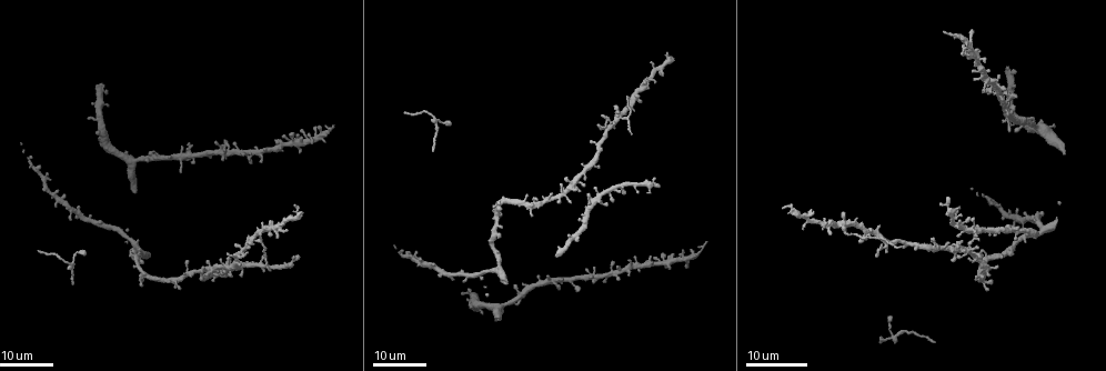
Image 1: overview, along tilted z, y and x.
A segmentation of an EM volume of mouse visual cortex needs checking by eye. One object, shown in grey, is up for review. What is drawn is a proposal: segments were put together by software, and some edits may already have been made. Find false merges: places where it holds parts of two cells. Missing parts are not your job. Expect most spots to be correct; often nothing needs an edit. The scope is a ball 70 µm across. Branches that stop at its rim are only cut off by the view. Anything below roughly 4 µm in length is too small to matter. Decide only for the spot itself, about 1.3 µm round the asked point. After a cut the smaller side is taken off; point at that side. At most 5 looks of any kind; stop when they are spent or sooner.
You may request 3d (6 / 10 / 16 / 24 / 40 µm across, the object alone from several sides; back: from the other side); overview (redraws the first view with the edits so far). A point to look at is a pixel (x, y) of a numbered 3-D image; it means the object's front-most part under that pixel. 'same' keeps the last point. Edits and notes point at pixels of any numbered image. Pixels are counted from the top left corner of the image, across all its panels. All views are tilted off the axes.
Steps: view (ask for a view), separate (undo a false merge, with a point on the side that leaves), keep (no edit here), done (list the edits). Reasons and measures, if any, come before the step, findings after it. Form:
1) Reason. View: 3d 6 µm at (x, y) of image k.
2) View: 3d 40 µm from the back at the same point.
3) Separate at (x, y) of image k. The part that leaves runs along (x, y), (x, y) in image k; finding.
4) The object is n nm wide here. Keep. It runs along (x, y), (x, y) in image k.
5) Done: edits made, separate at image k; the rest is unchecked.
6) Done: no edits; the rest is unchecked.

Four or more arms meet. View: 3d 16 µm at (576, 182) of image 1.

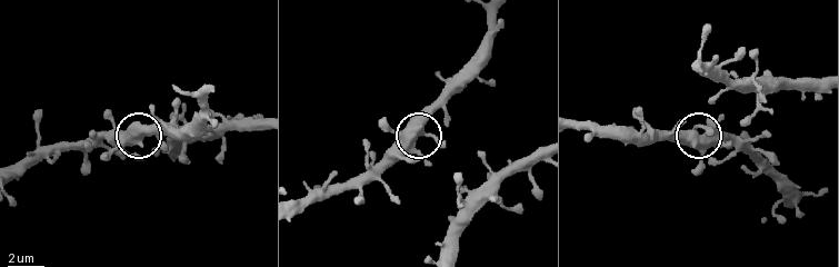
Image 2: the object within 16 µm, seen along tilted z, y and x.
View: 3d 10 µm at (690, 139) of image 2.

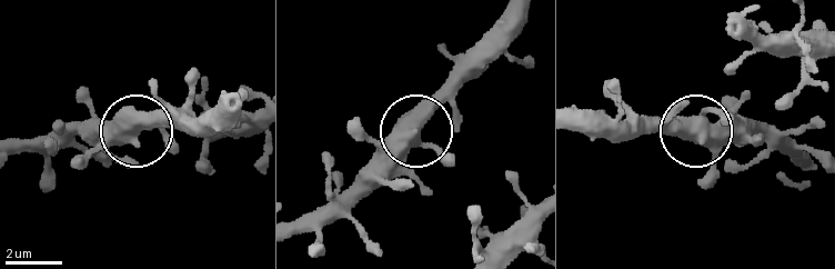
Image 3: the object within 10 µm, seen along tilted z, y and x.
4 arms meet here. Keep. All the same cell.

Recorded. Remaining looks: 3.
Four or more arms meet. View: 3d 16 µm at (606, 128) of image 1.

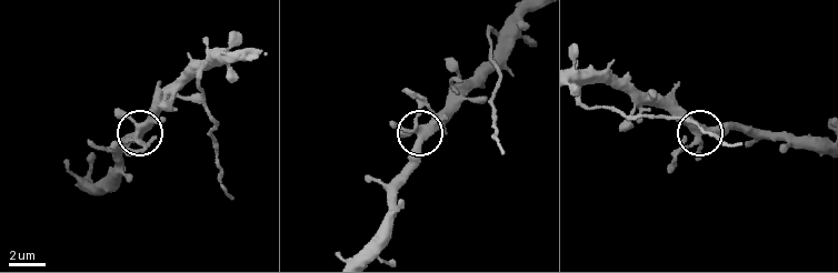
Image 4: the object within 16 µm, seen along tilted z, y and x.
View: 3d 10 µm at (418, 129) of image 4.

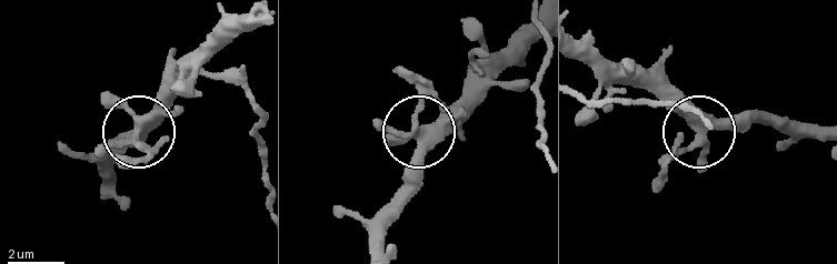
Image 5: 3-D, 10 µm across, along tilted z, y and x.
Closer look. View: 3d 6 µm at (138, 138) of image 5.

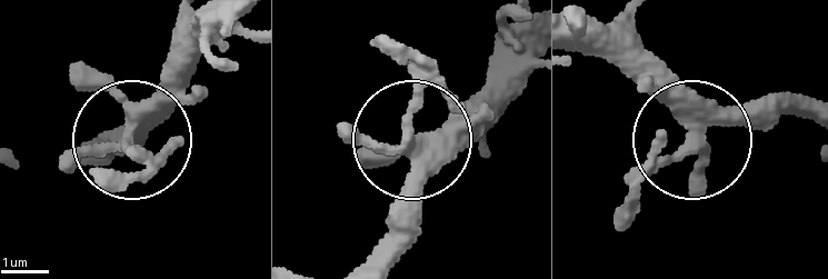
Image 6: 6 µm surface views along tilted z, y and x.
5 arms meet here. Keep. It runs along (370, 252), (416, 152), (417, 70), (399, 43) in image 6; all the same cell.

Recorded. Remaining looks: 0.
Done: no edits; the rest is unchecked.

